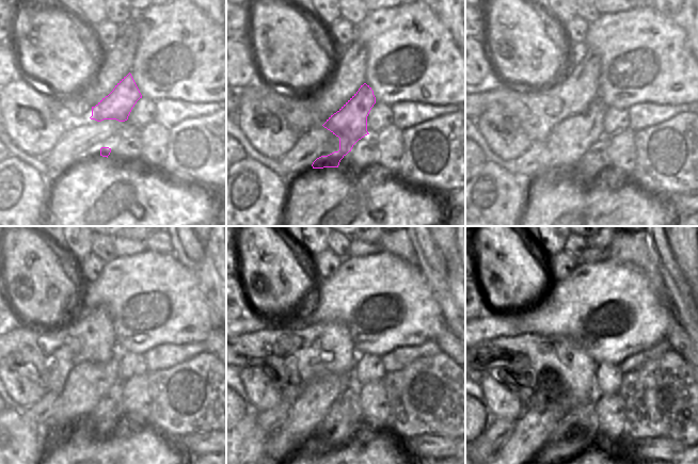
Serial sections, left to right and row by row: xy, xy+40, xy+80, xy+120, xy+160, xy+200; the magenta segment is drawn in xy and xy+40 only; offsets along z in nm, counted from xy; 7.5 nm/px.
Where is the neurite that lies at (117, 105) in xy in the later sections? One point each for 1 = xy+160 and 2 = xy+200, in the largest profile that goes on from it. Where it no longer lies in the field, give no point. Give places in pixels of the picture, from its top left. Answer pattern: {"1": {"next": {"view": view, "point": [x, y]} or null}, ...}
{"1": {"next": {"view": "xy+160", "point": [316, 400]}}, "2": {"next": {"view": "xy+200", "point": [538, 414]}}}

